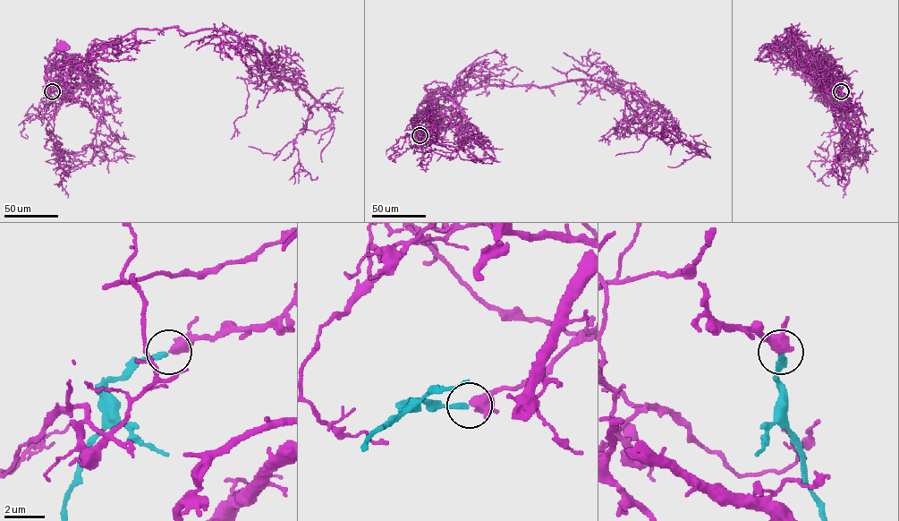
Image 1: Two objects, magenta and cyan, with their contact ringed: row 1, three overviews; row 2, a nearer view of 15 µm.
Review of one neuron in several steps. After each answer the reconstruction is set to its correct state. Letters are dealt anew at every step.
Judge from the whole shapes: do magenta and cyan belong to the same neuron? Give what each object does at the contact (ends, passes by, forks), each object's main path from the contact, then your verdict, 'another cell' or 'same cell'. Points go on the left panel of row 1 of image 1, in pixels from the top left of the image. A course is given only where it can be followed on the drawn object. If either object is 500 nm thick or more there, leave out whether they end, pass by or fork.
course magenta (52, 91), (63, 84), (67, 95), (67, 74), (80, 63), (91, 64), (59, 50), (51, 54), (61, 45); course cyan (52, 91), (43, 105); same cell

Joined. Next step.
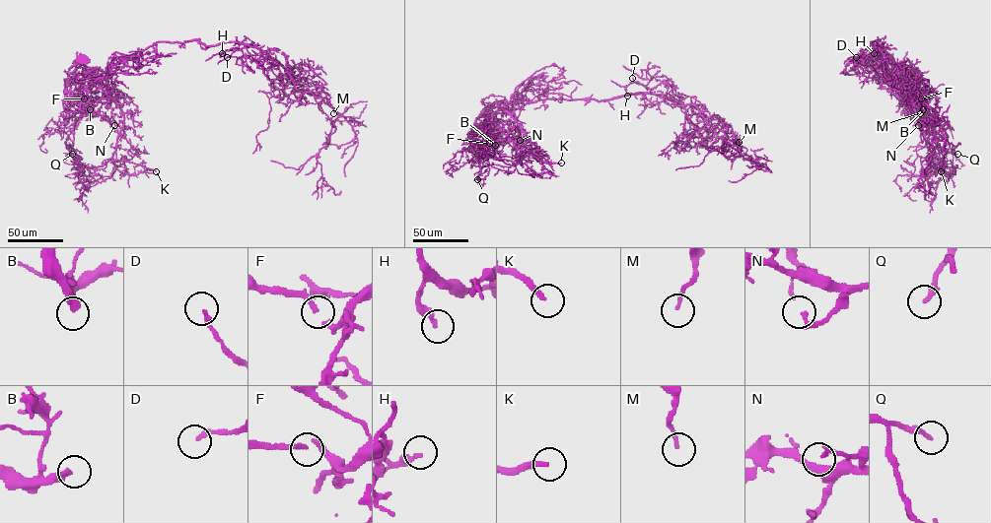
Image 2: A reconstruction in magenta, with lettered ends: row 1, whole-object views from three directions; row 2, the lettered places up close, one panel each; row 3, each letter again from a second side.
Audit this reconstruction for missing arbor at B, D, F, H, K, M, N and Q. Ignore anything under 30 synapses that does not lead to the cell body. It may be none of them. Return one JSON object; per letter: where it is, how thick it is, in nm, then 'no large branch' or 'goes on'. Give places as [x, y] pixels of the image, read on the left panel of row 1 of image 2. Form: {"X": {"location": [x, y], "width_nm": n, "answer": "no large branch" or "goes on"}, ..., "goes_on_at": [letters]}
{"B": {"location": [90, 109], "width_nm": 300, "answer": "goes on"}, "D": {"location": [227, 57], "width_nm": 180, "answer": "no large branch"}, "F": {"location": [84, 98], "width_nm": 160, "answer": "no large branch"}, "H": {"location": [222, 53], "width_nm": 240, "answer": "no large branch"}, "K": {"location": [156, 171], "width_nm": 220, "answer": "goes on"}, "M": {"location": [333, 113], "width_nm": 150, "answer": "no large branch"}, "N": {"location": [114, 125], "width_nm": 200, "answer": "no large branch"}, "Q": {"location": [72, 154], "width_nm": 240, "answer": "goes on"}, "goes_on_at": ["B", "K", "Q"]}

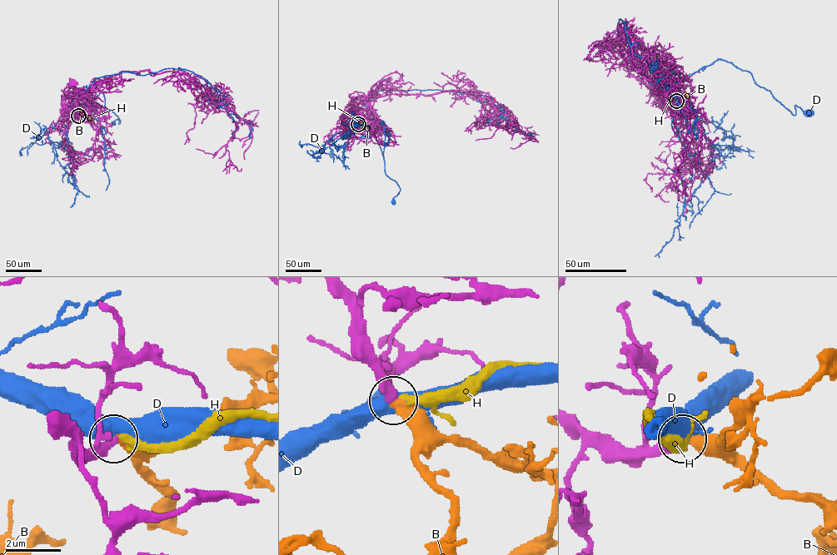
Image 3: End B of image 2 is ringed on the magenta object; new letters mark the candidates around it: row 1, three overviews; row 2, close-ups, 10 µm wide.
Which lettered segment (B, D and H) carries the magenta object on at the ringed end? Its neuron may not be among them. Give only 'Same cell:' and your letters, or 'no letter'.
Same cell: B

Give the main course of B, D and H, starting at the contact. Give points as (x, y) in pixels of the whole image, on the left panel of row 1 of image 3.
B: (78, 116), (82, 114), (67, 113)
D: (78, 116), (84, 115), (84, 105), (101, 91), (106, 107), (120, 120), (118, 124), (118, 118), (113, 123)
H: (78, 116), (86, 115), (92, 122)

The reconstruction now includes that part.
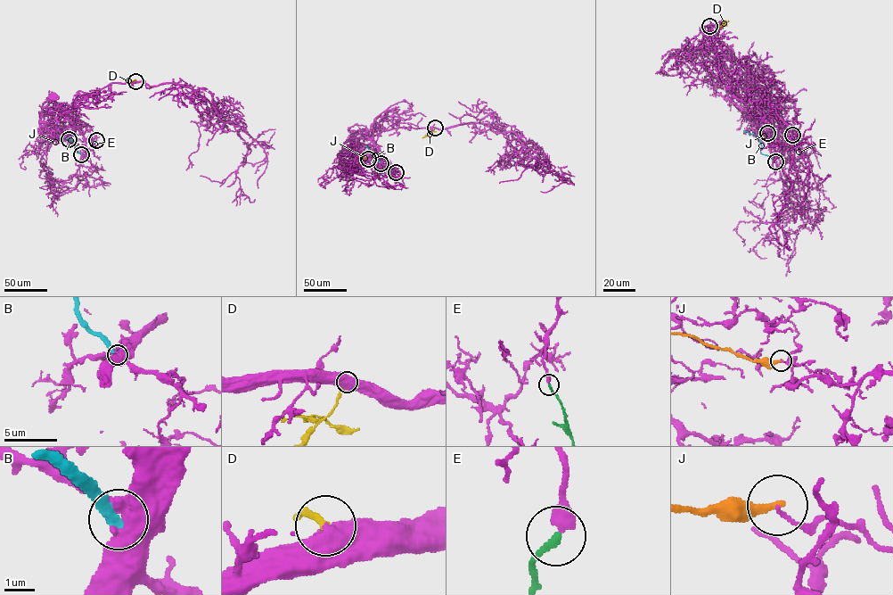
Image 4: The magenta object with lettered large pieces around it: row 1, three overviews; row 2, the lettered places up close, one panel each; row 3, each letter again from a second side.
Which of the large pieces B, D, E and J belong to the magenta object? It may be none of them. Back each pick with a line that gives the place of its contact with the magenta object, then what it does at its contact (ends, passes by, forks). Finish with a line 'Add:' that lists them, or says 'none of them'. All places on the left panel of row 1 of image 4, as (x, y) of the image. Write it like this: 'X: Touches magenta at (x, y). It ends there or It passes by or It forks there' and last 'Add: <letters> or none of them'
D: Touches magenta at (135, 81). It ends there
E: Touches magenta at (96, 140). It ends there
Add: D, E

